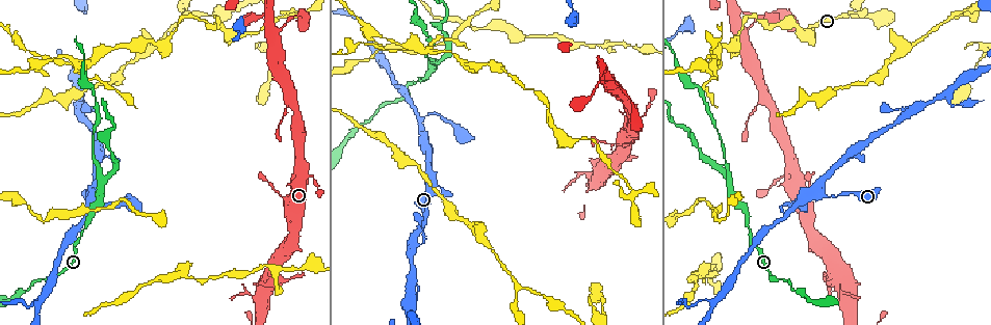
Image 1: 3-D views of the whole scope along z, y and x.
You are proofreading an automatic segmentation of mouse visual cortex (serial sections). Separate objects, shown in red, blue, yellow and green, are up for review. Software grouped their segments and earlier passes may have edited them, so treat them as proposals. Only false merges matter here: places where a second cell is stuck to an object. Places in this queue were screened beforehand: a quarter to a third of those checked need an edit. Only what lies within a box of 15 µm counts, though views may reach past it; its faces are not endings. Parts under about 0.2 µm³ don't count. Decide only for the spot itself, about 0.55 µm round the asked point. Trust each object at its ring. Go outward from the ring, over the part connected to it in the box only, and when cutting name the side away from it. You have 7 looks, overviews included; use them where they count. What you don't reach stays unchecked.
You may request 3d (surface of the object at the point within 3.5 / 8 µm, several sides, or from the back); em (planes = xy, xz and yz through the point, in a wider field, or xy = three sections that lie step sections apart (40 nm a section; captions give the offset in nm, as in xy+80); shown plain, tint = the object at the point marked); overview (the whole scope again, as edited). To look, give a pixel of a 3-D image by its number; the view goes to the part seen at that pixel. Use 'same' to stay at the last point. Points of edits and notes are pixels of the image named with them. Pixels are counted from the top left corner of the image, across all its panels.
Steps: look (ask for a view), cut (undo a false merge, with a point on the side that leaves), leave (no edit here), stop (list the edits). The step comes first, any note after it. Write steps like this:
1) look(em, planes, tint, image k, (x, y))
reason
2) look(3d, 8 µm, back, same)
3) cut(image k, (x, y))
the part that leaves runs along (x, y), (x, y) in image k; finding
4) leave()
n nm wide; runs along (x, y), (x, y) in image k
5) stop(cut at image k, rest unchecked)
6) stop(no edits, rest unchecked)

look(3d, 3.5 µm, image 1, (85, 214))
sharp bend

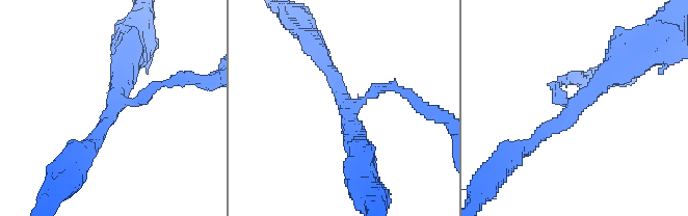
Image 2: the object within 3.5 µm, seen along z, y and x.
look(em, planes, tint, image 2, (118, 104))
3 arms; arms of 150, 200, 400 nm; now the EM

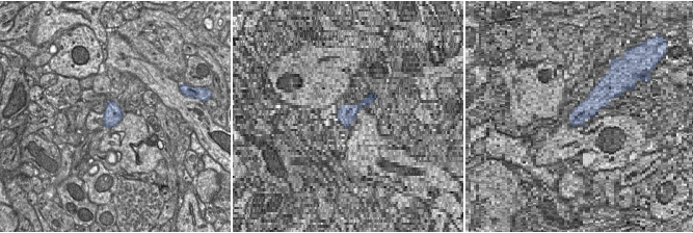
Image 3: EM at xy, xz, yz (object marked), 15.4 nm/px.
leave()
runs along (628, 59), (529, 145) in image 2; continuous, no second cell

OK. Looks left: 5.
look(3d, 3.5 µm, image 1, (714, 304))
arms part here

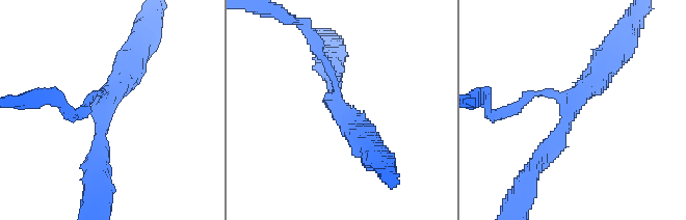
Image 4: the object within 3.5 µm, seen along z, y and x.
look(em, xy, step 3, tint, image 4, (336, 106))
3 arms; arms of 100, 200, 400 nm; now the EM

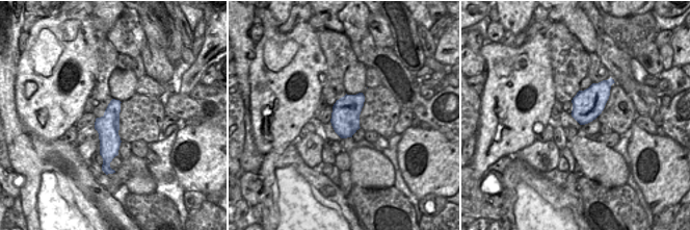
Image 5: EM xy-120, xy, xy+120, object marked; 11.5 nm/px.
leave()
runs along (116, 102), (108, 124), (105, 160) in image 5; one cell here

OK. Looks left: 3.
look(3d, 3.5 µm, image 1, (417, 48))
thin arm on a thick one

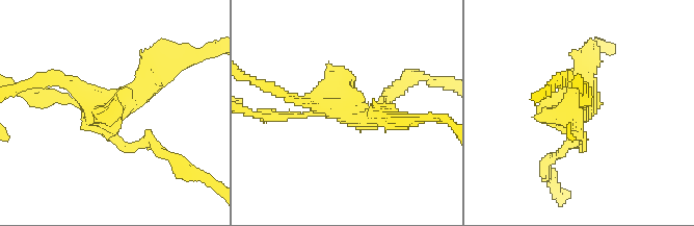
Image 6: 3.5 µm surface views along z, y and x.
look(em, xy, step 1, tint, image 6, (106, 106))

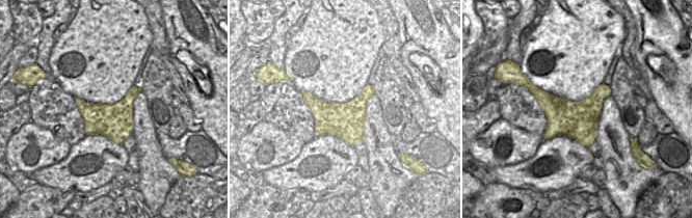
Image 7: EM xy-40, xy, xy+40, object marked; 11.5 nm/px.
cut(image 6, (275, 116))
the part that leaves runs along (312, 112), (304, 115), (260, 115) in image 6; a second cell is stuck on

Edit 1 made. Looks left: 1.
stop(cut at image 6, rest unchecked)

